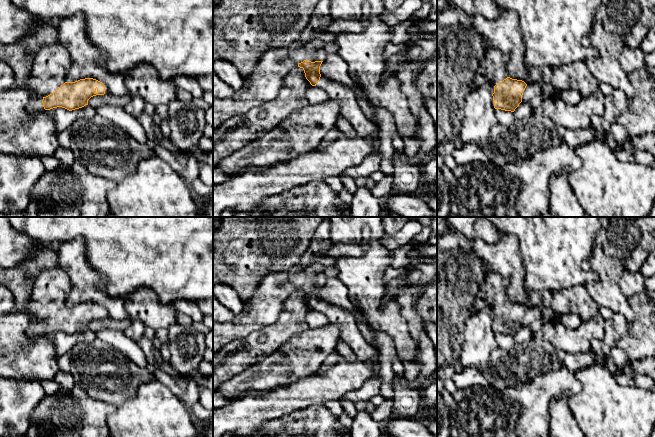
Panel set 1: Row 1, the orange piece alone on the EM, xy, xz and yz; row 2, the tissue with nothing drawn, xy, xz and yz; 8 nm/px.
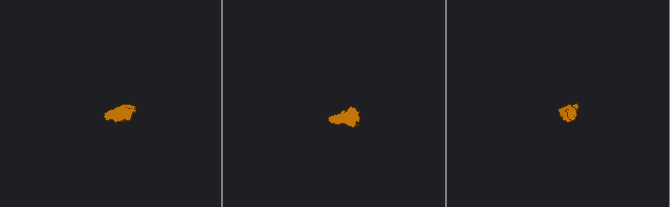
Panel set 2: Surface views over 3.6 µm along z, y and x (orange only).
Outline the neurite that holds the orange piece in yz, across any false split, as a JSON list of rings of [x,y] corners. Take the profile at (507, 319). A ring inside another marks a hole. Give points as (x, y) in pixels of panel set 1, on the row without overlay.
[[[489,271],[484,276],[476,298],[482,299],[486,306],[494,310],[493,326],[495,333],[514,336],[522,326],[527,308],[508,300],[506,289],[509,281],[499,273]]]

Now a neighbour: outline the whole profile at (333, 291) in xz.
[[[327,278],[320,290],[320,298],[344,308],[357,317],[359,310],[349,299],[347,287],[338,278]]]

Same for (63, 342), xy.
[[[85,329],[82,332],[69,335],[62,331],[47,334],[53,341],[56,353],[59,356],[66,354],[78,344],[91,344],[96,341],[95,332]]]

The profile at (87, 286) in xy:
[[[81,238],[61,243],[56,247],[58,267],[69,275],[72,284],[66,305],[93,302],[106,309],[109,316],[114,319],[129,319],[124,298],[111,296],[105,292],[105,280],[90,267],[86,250]]]

